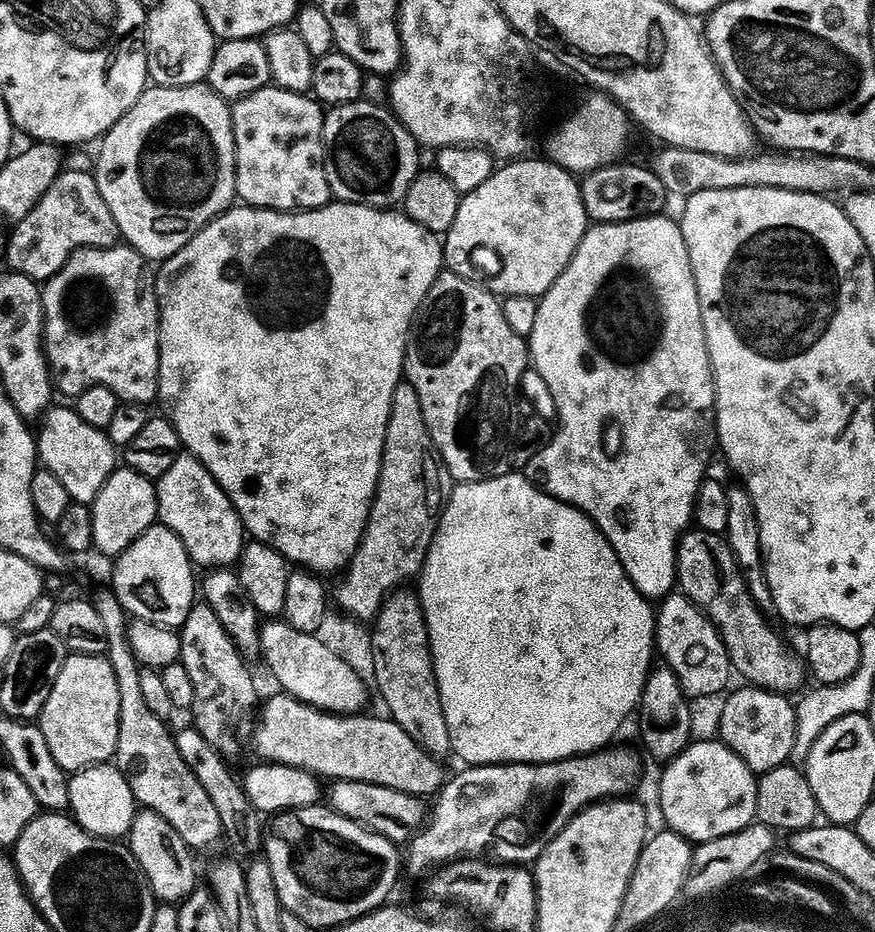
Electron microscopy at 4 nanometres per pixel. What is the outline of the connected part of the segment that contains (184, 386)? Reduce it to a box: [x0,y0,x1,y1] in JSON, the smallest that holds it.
[155,202,445,574]

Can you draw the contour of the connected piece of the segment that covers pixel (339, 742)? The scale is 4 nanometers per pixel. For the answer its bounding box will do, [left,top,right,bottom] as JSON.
[254,694,446,798]

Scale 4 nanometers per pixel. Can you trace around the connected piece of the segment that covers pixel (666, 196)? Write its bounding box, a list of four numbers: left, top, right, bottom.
[580,162,670,224]

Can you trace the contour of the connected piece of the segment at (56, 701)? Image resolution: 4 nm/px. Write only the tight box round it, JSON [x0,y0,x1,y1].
[38,655,122,774]

